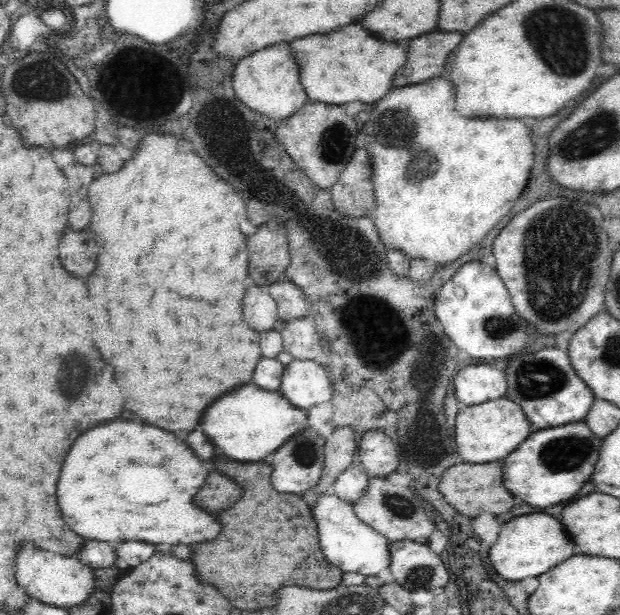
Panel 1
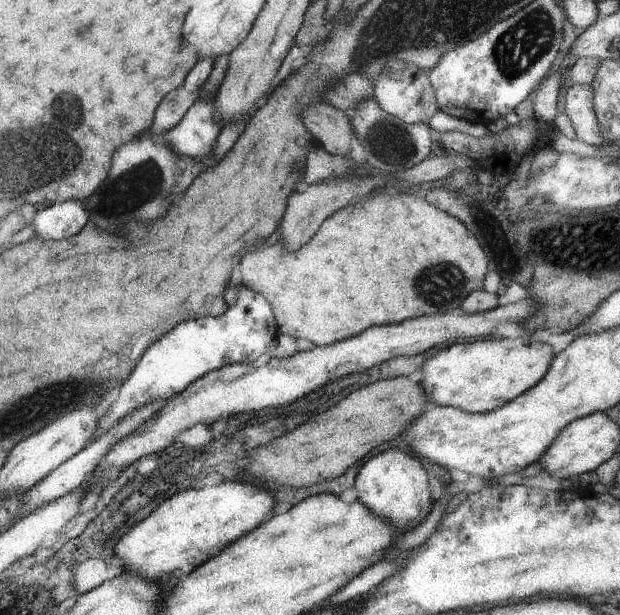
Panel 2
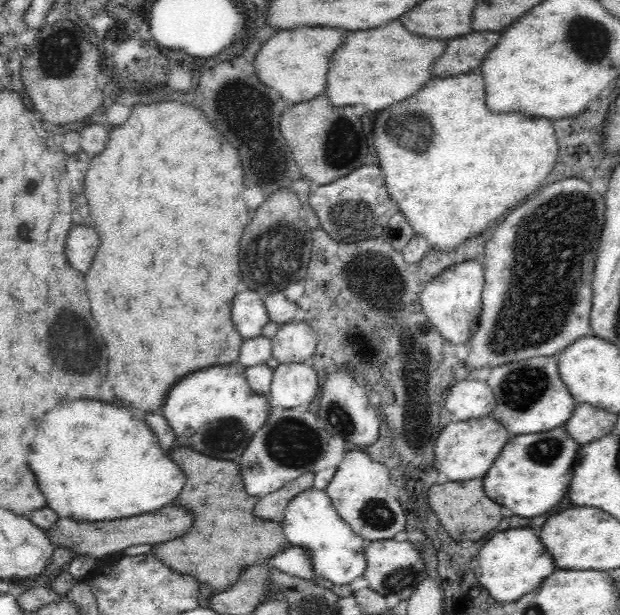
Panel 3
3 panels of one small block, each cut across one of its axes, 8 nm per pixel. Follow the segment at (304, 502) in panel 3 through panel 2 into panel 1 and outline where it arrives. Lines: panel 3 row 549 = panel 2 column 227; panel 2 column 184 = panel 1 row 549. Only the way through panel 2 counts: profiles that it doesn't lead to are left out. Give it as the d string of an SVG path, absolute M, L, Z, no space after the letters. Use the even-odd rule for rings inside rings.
M336 493L320 494L314 505L310 506L310 515L316 523L321 553L332 566L343 573L357 572L365 577L386 574L390 564L389 542L356 517L351 503L342 500Z

